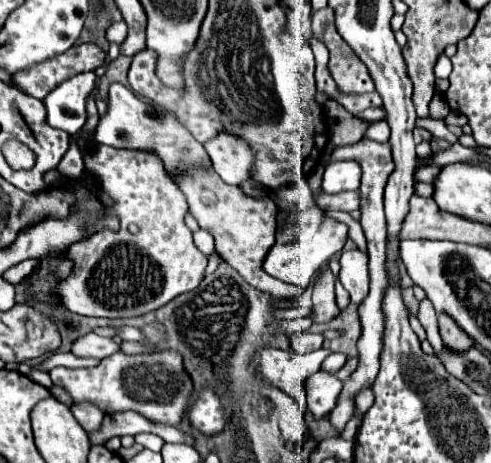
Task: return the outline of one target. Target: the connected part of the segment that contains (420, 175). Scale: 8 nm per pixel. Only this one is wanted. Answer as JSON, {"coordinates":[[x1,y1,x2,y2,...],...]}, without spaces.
{"coordinates":[[418,167,416,171,414,171,414,179,416,181,424,181,424,183,432,183,432,177,438,173,440,169,436,169,436,167]]}

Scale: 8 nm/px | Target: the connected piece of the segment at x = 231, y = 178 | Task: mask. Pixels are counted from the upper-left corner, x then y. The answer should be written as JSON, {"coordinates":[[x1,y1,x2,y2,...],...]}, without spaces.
{"coordinates":[[220,133,220,137,208,141,204,147,214,163,214,171,224,183,242,185,250,177,248,167,252,167,252,153,240,137]]}

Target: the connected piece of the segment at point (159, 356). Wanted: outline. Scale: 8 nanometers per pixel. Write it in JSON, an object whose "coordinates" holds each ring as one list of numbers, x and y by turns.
{"coordinates":[[164,349,162,353,140,353,132,357,120,351,108,359,102,359,98,367,90,369,54,367,50,377,54,385,60,385,70,393,74,403,92,401,104,413,136,411,150,421,168,425,178,425,182,421,188,395,192,393,192,379,182,367,182,357,170,349]]}

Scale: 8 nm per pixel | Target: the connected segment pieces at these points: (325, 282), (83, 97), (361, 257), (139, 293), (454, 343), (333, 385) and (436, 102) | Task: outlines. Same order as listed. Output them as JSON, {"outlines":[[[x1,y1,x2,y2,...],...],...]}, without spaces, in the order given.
{"outlines":[[[326,267,318,283,314,285,314,295,312,295,312,323,328,323,334,317,338,317,340,309,336,305,334,297,334,277,330,269]],[[80,73,70,77,56,91,48,93,44,99,48,111,48,125,62,129,70,135,80,131,88,119,86,101,98,87,98,77,94,73]],[[352,249,342,253,340,257,340,283,350,293,352,303,360,303,366,299,370,289,370,275,368,275,368,253,360,249]],[[96,145,92,153,84,155,84,163,86,169,94,177,98,177,102,191,110,193,110,197,114,199,116,205,110,209,120,219,120,231,96,233,90,239,78,241,66,253,62,253,62,257,72,257,74,261,74,269,68,281,60,281,60,285,56,285,62,305,68,307,72,313,86,317,138,317,148,311,160,309,162,305,186,291,196,289,196,285,200,285,202,281,202,273,208,265,208,259,196,249,192,241,192,231,184,225,184,215,188,211,186,199,182,191,174,185,174,181,164,177,160,161,156,161,156,157,150,157,148,153,134,153]],[[438,315,438,325,440,325,440,337,446,349,454,353,466,353,474,345,474,341,450,317]],[[316,373,308,379,308,411,314,417,324,417,336,407,342,381,330,373]],[[434,95,432,101,430,101,430,115,432,115,434,119,446,119,448,113,450,113,450,107,448,107,448,103,444,101,444,97,442,97,442,95]]]}

